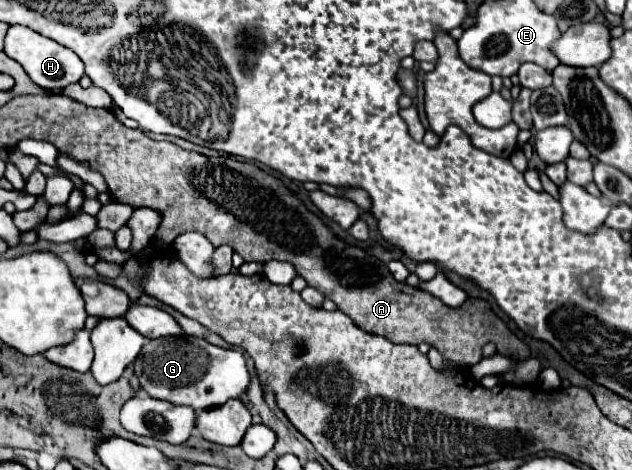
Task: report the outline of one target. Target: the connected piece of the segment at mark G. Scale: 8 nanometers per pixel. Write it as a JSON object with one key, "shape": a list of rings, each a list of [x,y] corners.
{"shape":[[[161,337],[147,339],[133,363],[139,385],[153,399],[173,405],[189,405],[195,411],[213,409],[229,399],[241,399],[249,389],[249,369],[245,357],[237,349],[221,349],[199,337]]]}

